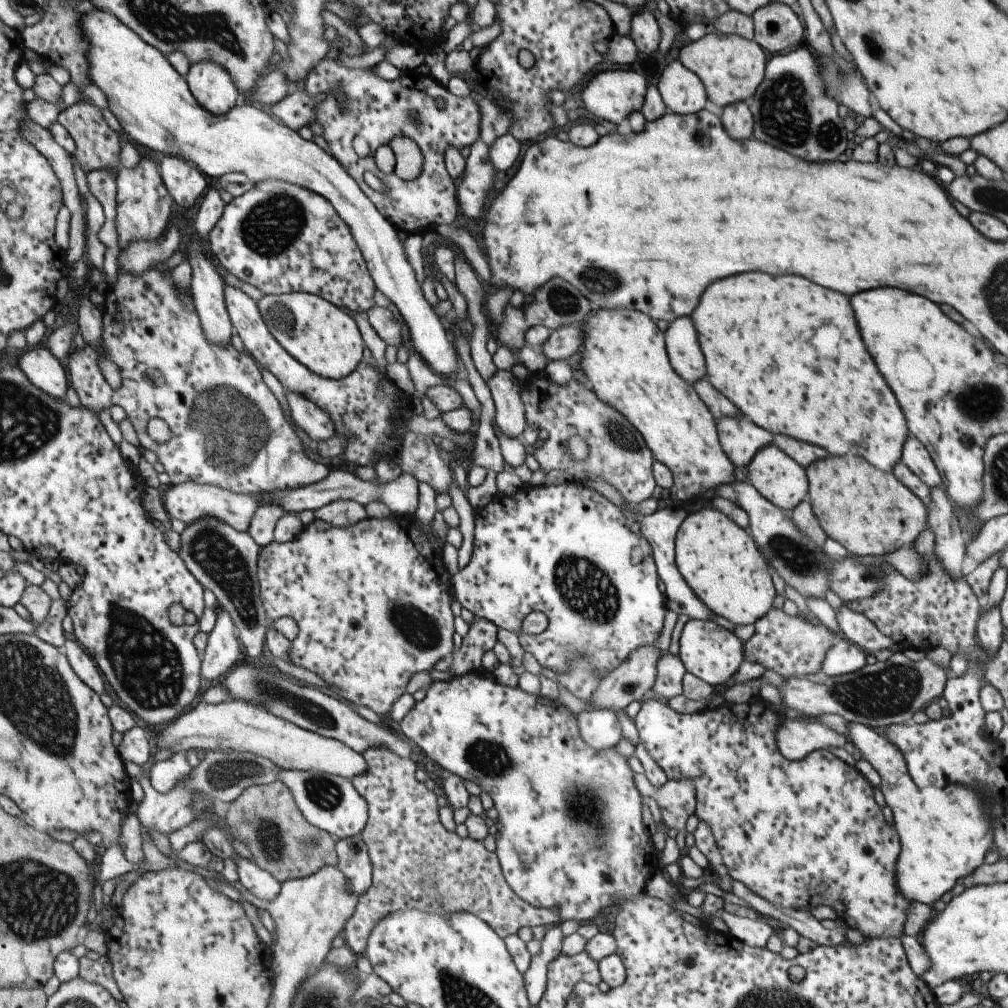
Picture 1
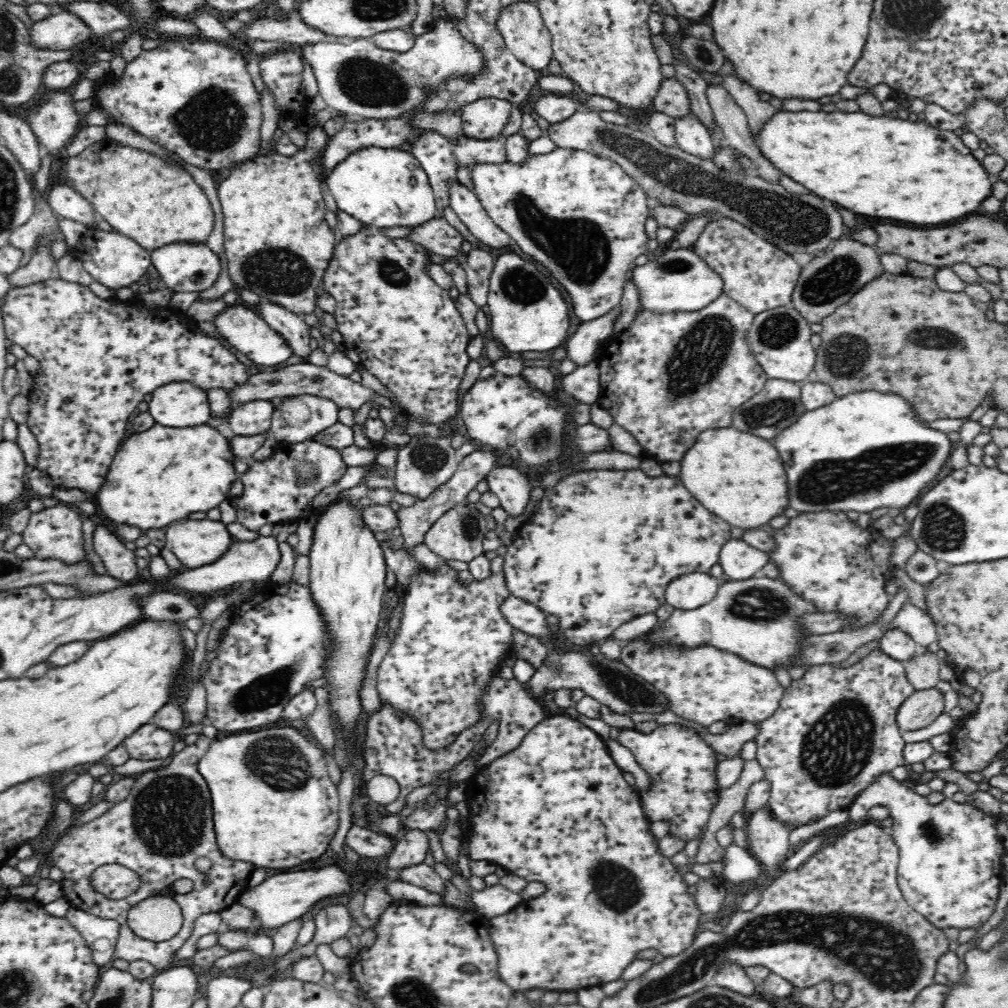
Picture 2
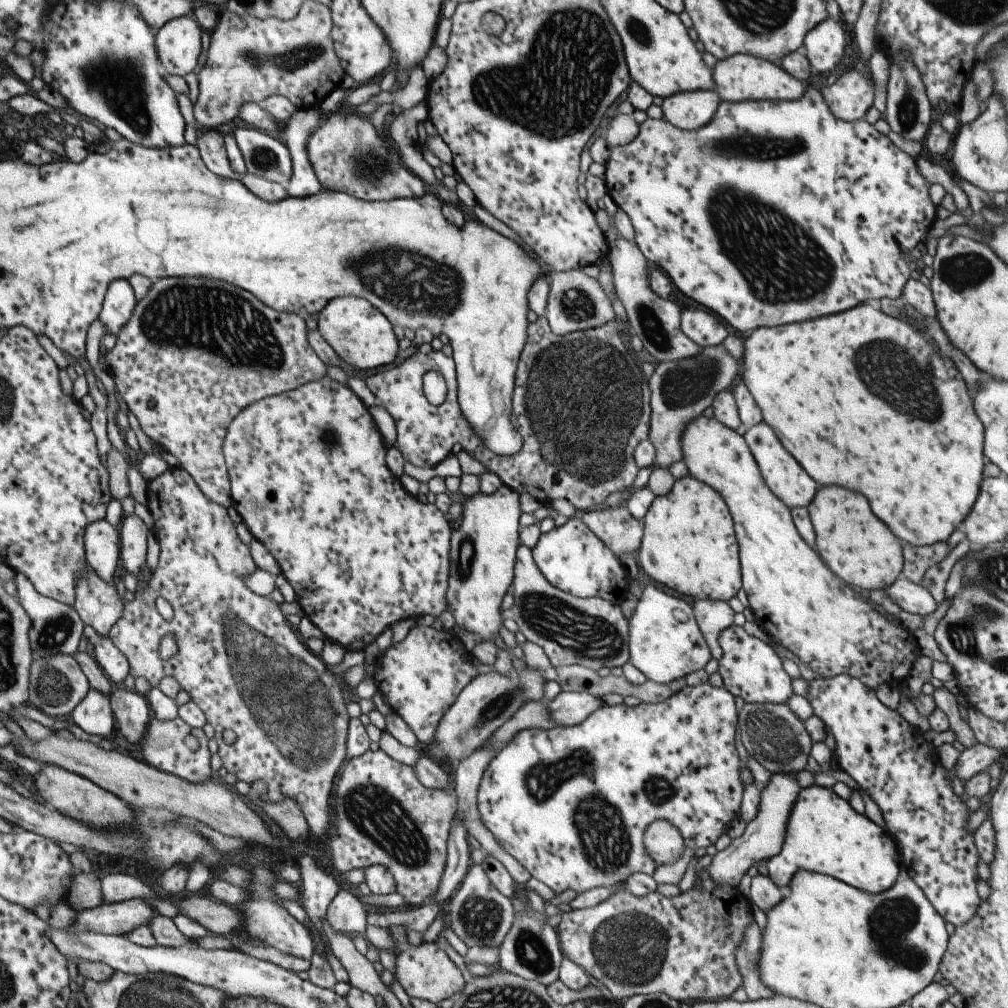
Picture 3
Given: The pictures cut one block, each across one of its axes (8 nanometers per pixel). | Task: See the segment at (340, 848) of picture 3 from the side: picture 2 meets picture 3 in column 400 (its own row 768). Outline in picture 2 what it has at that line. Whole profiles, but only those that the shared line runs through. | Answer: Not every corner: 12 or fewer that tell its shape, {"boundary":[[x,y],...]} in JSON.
{"boundary":[[879,647],[812,665],[759,724],[790,828],[906,762],[916,691]]}

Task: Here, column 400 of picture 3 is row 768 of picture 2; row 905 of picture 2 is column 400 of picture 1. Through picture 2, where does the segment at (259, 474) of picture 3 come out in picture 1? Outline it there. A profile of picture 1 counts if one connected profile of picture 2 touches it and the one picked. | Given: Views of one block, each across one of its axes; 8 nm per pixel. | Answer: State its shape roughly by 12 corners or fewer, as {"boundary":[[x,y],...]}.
{"boundary":[[313,519],[257,555],[287,663],[379,716],[454,651],[433,542]]}

